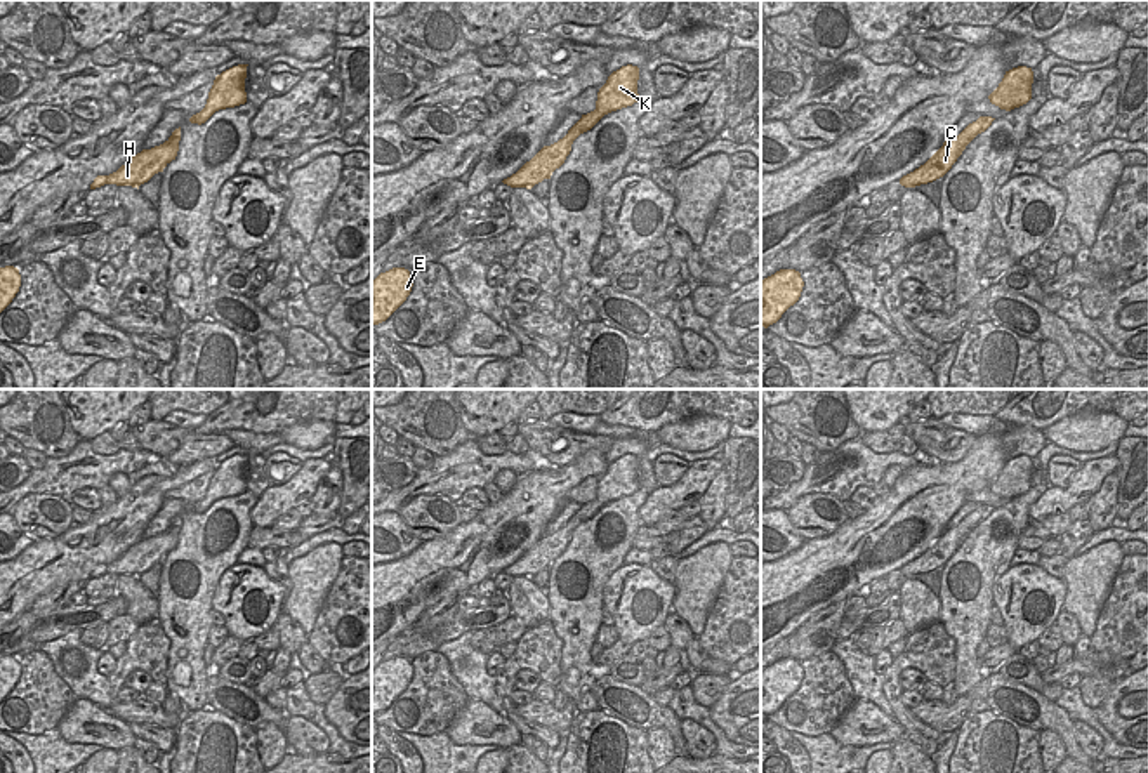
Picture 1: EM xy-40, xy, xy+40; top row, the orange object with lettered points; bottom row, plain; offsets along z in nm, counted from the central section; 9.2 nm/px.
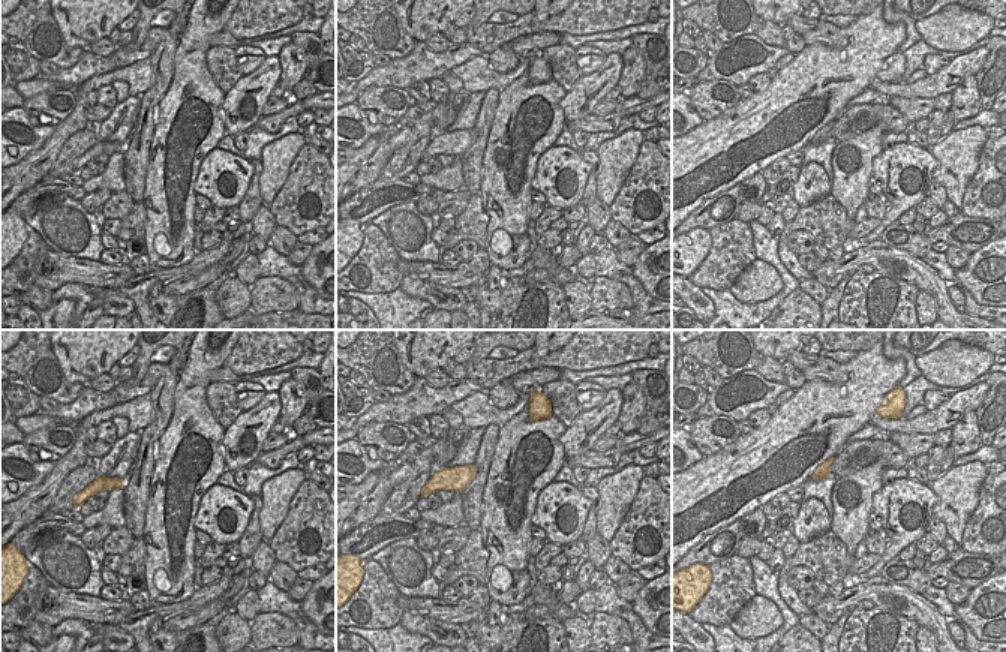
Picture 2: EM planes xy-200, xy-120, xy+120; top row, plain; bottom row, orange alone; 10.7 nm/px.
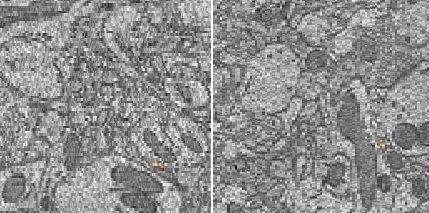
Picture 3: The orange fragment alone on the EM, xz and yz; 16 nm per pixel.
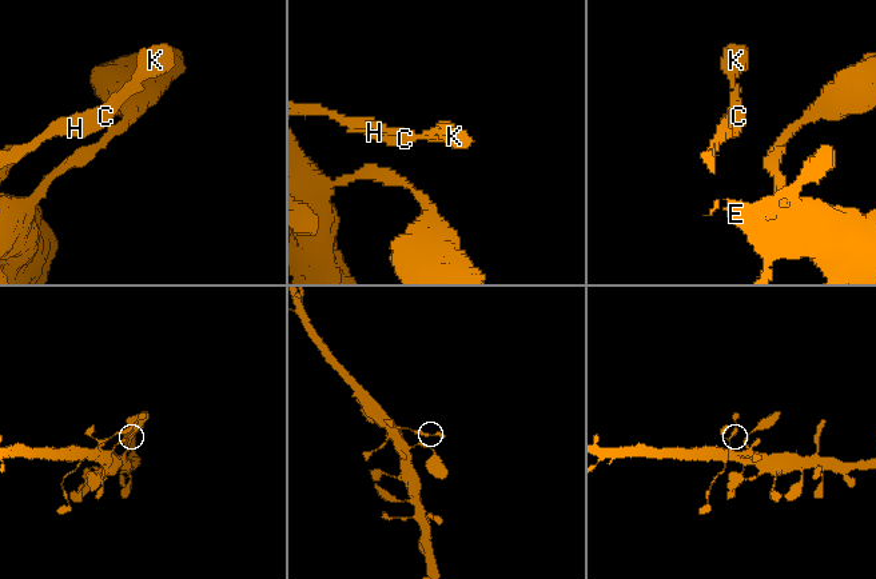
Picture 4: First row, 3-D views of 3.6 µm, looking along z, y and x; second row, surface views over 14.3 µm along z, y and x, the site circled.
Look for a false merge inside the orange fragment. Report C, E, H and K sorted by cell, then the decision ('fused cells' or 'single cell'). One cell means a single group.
C E H K | single cell

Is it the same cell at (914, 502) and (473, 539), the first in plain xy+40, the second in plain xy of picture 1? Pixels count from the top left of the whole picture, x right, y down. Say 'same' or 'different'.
same

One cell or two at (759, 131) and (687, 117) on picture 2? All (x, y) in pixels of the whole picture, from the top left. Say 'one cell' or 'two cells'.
two cells

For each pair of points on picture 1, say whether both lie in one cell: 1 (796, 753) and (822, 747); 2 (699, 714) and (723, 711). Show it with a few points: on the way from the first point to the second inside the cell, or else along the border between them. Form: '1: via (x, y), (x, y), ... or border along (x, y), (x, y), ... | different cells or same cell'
1: border along (789, 732), (808, 754) | different cells
2: border along (709, 707), (709, 718), (735, 744) | different cells

